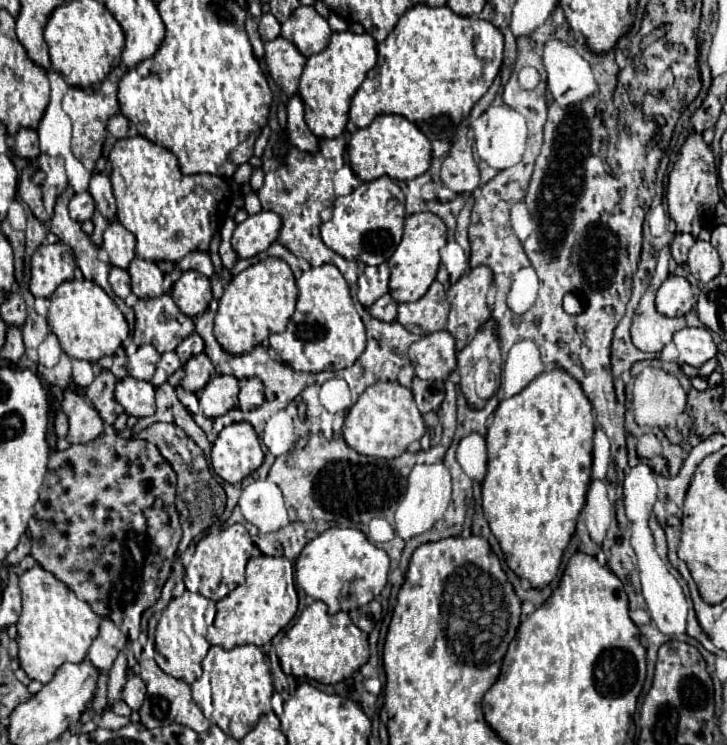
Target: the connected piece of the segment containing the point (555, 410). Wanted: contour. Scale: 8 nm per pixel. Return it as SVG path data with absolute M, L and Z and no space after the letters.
M564 369L544 371L524 391L504 399L488 427L488 473L482 483L484 517L500 543L506 565L520 579L526 579L532 589L544 589L558 575L564 549L574 535L590 483L594 431L596 419L592 405L584 397L578 381Z

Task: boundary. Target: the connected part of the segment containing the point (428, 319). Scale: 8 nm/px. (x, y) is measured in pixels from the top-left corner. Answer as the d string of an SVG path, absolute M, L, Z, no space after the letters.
M434 281L424 297L414 303L398 305L398 323L402 323L410 333L426 335L434 331L442 331L448 319L448 299L444 287Z

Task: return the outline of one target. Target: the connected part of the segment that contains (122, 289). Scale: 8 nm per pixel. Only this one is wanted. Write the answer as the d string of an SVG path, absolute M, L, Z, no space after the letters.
M112 267L110 271L110 285L112 285L112 291L120 297L120 299L126 299L132 289L130 289L130 275L126 269L118 269L118 267Z

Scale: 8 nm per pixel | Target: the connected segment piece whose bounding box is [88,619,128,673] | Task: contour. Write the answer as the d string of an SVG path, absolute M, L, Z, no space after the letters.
M102 619L100 633L94 639L94 643L90 645L88 659L100 673L108 673L114 659L118 657L119 651L127 648L127 642L127 637L110 619Z

